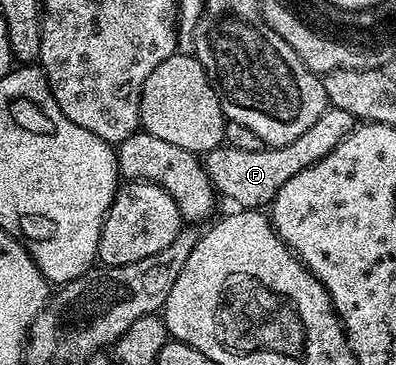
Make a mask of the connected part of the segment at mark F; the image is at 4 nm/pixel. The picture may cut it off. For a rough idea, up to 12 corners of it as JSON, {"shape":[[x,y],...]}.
{"shape":[[325,112],[291,145],[222,145],[204,156],[214,192],[241,209],[272,204],[295,173],[354,130]]}

